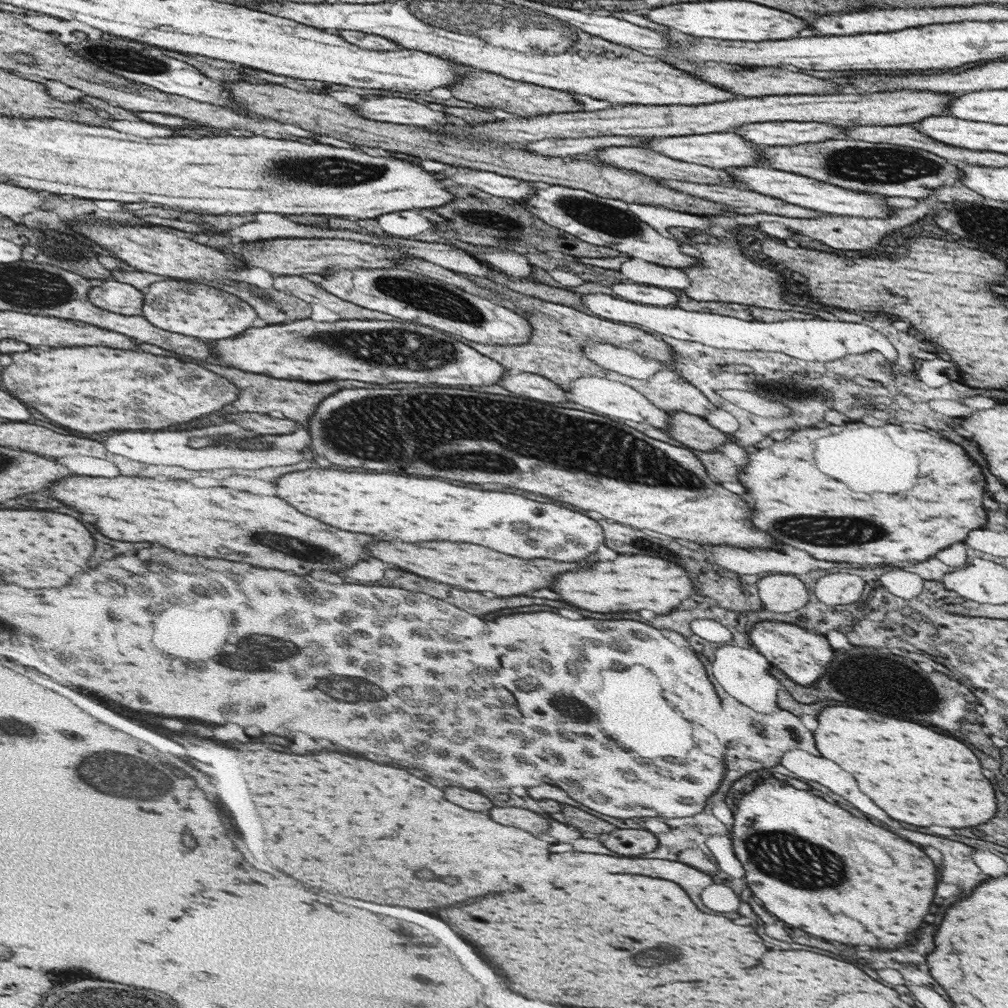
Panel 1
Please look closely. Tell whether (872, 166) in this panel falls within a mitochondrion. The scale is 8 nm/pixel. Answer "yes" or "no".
yes

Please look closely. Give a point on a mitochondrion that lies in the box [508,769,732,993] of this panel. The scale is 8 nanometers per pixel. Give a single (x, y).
(671, 952)

